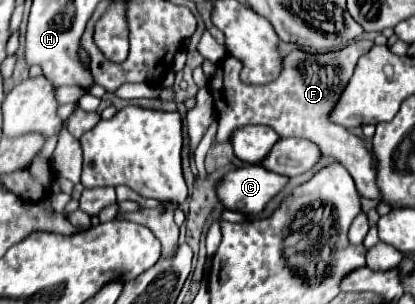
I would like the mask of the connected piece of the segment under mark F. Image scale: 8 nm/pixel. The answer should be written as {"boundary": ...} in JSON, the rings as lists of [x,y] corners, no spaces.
{"boundary":[[[358,39],[344,45],[338,51],[316,55],[306,53],[302,49],[294,49],[282,59],[280,77],[272,85],[264,85],[262,89],[246,89],[246,85],[242,85],[238,79],[242,63],[232,56],[226,56],[210,79],[210,93],[214,95],[214,109],[218,117],[218,133],[214,141],[228,143],[232,139],[232,133],[246,125],[268,125],[280,137],[302,137],[316,143],[322,155],[328,155],[344,165],[344,169],[354,179],[360,195],[368,199],[380,199],[380,191],[374,179],[376,169],[370,153],[370,143],[358,139],[342,125],[330,121],[330,113],[338,103],[344,87],[348,85],[358,59],[372,45],[374,45],[372,41]]]}

